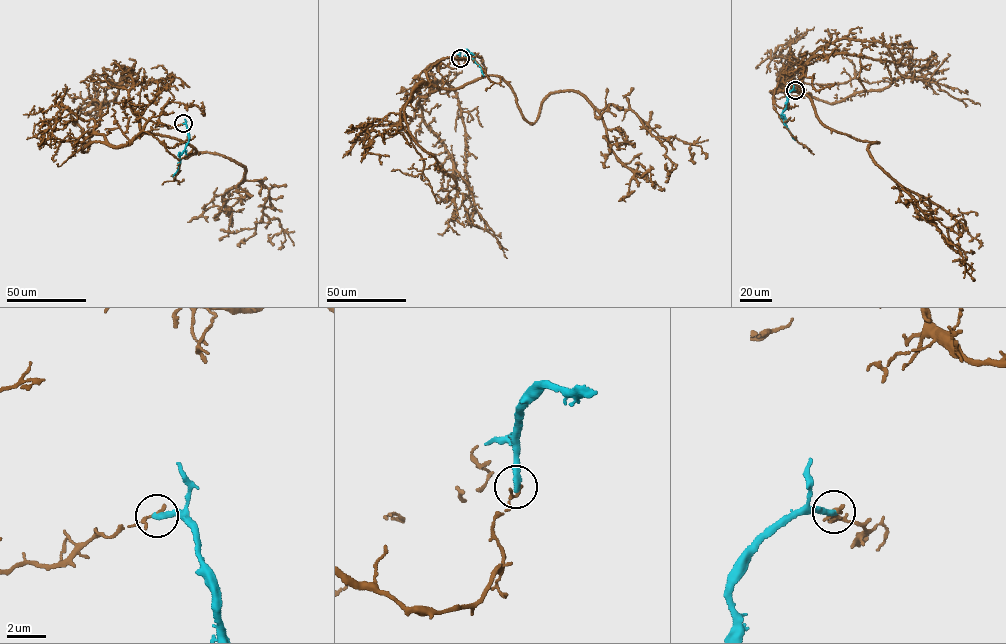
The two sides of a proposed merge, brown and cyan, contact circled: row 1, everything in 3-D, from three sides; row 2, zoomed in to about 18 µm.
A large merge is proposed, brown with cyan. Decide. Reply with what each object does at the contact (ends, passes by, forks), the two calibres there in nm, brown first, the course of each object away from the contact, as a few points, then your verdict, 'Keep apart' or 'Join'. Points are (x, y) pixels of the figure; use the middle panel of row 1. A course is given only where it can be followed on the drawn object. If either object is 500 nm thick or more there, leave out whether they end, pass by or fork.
At the ring brown ends. At the ring cyan ends. Thickness 180 nm (brown) against 380 nm. Course of brown: (460, 58), (426, 69), (429, 82), (497, 75), (533, 123), (546, 97), (575, 91), (705, 159). Course of cyan: (460, 58), (463, 49), (469, 51), (469, 57), (478, 64), (484, 76). Keep apart

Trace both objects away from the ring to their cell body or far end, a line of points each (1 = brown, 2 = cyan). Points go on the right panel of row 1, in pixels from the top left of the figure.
1: (796, 90), (781, 75), (821, 123), (879, 143), (868, 151), (878, 166), (974, 280)
2: (796, 90), (789, 92), (782, 113), (784, 126), (796, 140)

